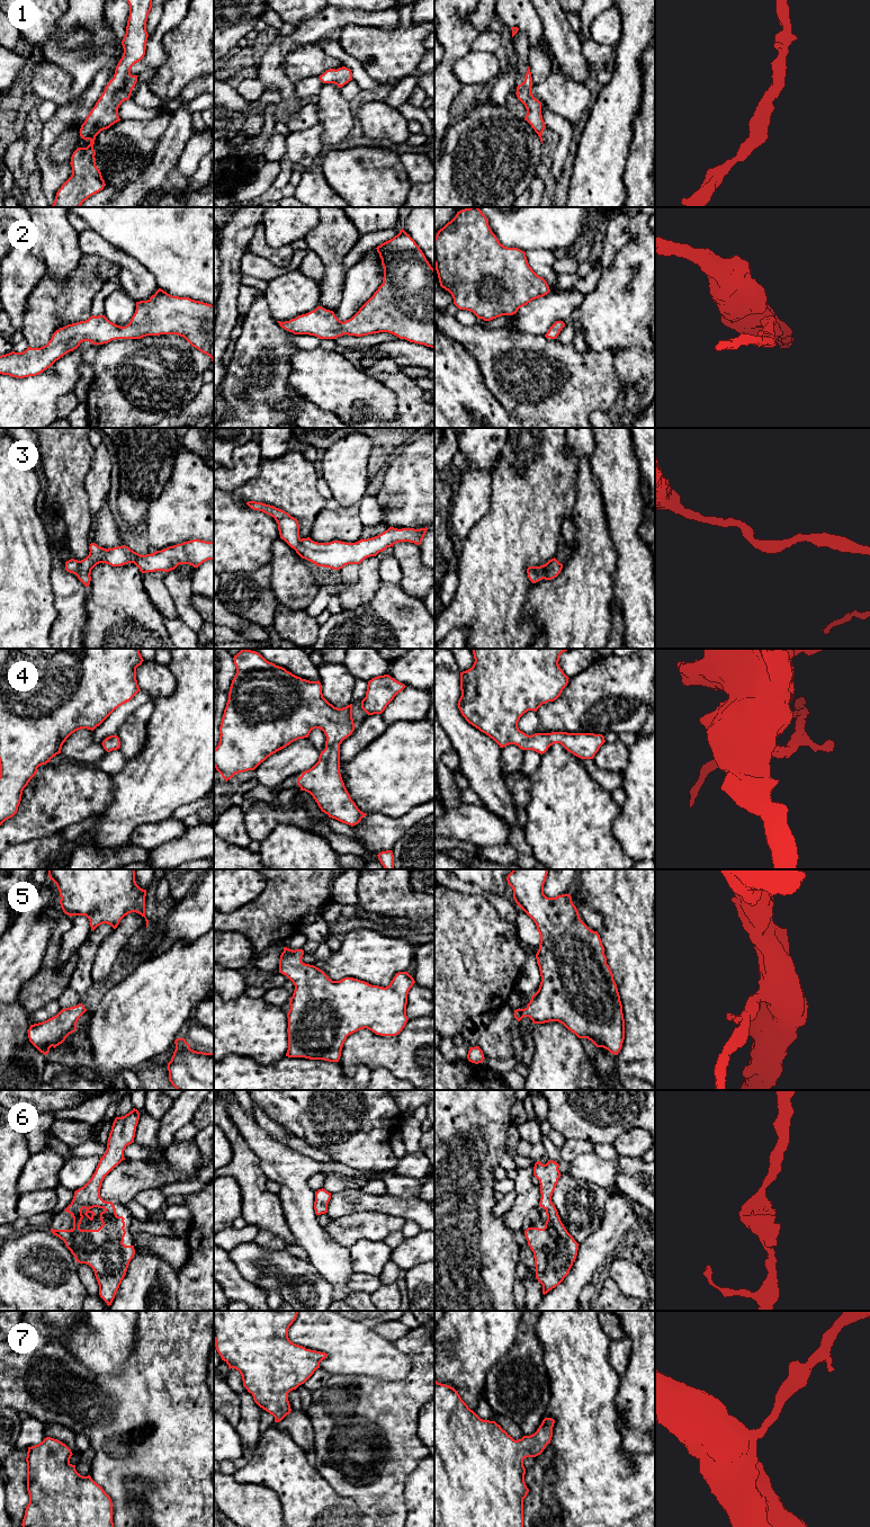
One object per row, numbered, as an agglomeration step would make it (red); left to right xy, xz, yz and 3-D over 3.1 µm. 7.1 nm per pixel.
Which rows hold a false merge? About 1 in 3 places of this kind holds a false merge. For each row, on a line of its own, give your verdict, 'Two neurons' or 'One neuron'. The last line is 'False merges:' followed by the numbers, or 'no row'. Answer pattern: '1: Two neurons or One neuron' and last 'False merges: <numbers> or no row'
1: One neuron
2: One neuron
3: One neuron
4: One neuron
5: One neuron
6: One neuron
7: One neuron
False merges: no row

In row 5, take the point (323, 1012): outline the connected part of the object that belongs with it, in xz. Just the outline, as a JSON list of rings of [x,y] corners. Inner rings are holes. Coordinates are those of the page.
[[[284,947],[279,973],[289,979],[295,990],[290,998],[288,1018],[288,1057],[305,1057],[339,1062],[347,1037],[367,1028],[380,1036],[396,1036],[405,1027],[407,994],[415,983],[407,972],[395,974],[386,988],[371,985],[353,977],[332,981],[322,970],[302,962],[303,949]]]

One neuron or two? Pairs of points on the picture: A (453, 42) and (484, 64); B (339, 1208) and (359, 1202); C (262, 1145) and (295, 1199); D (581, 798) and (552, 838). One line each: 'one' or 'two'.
A: two
B: one
C: one
D: one

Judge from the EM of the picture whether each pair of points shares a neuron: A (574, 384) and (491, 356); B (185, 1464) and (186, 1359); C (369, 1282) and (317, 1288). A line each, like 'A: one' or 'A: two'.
A: one
B: one
C: two

